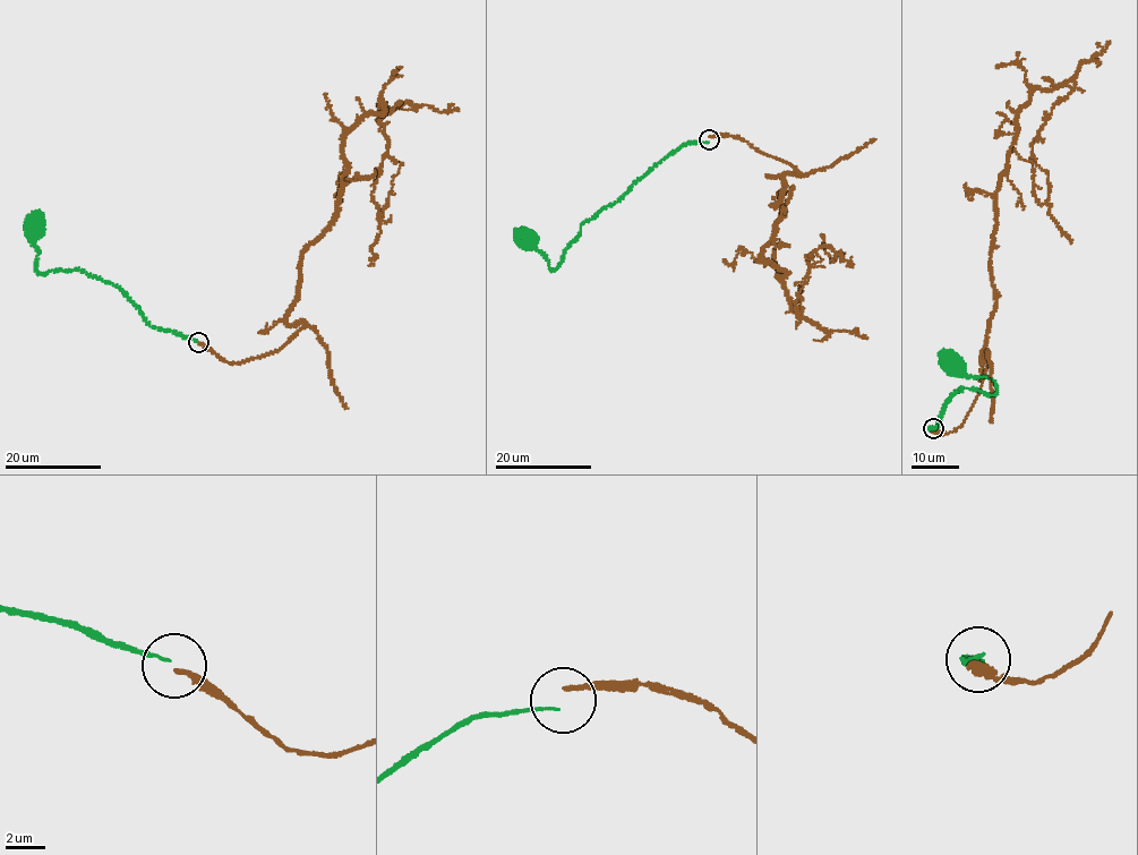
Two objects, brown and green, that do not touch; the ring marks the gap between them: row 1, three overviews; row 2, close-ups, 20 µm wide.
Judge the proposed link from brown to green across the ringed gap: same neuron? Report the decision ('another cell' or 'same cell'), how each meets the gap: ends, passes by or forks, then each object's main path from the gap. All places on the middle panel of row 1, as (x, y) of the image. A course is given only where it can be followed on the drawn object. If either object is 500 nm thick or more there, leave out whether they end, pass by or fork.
another cell | brown ends | green ends | brown via (710, 137), (803, 176), (781, 178), (761, 258), (801, 318), (807, 261), (836, 256), (821, 234) | green via (709, 142), (690, 142), (668, 154), (590, 217), (553, 271), (519, 229)

